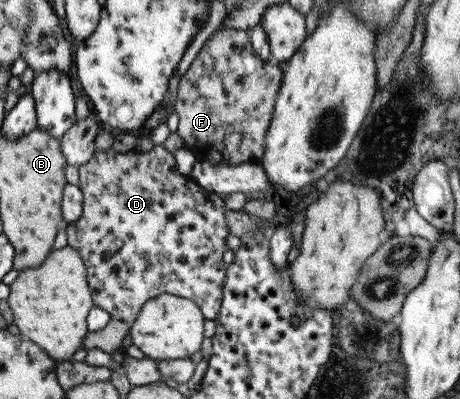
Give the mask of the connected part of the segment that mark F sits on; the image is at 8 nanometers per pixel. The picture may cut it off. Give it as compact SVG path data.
M225 26L213 32L189 69L180 77L174 112L179 117L177 135L183 139L185 148L195 155L196 161L208 161L213 165L226 163L239 165L245 162L259 163L264 158L264 143L274 105L283 79L279 63L264 60L255 55L250 34Z

